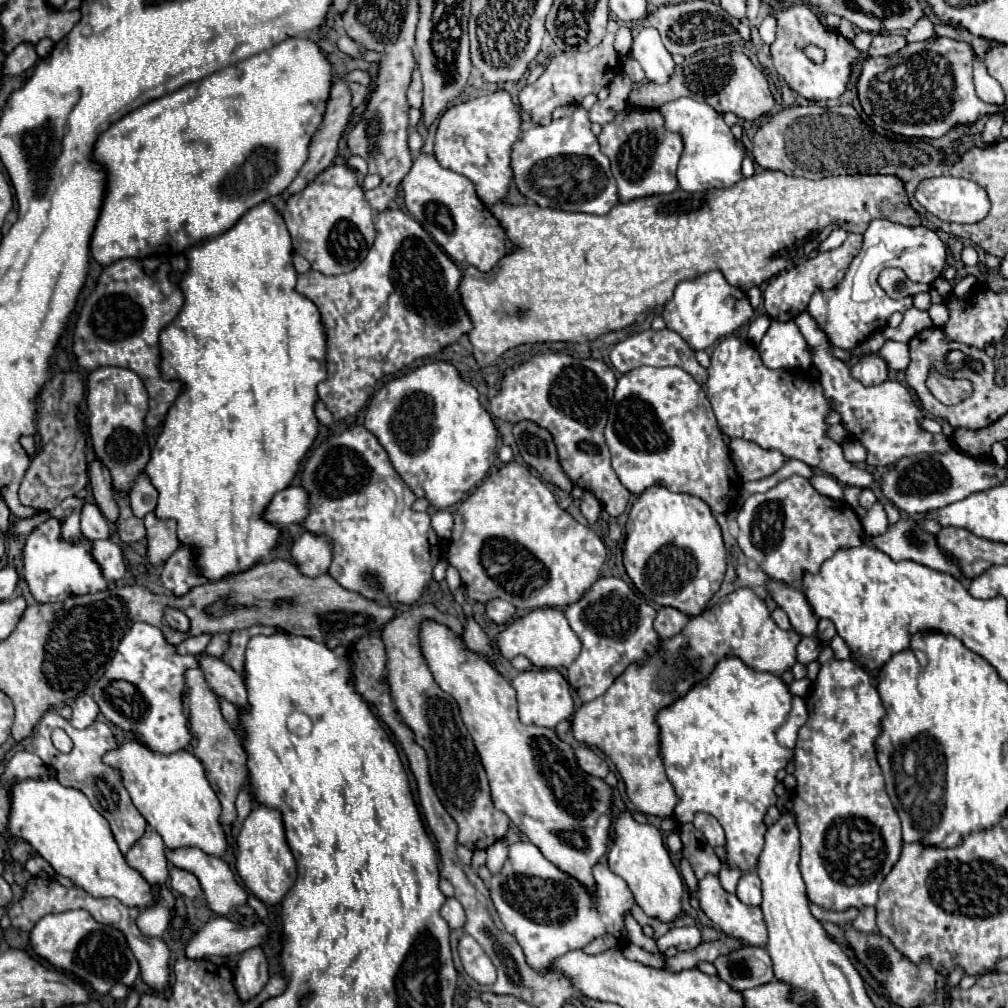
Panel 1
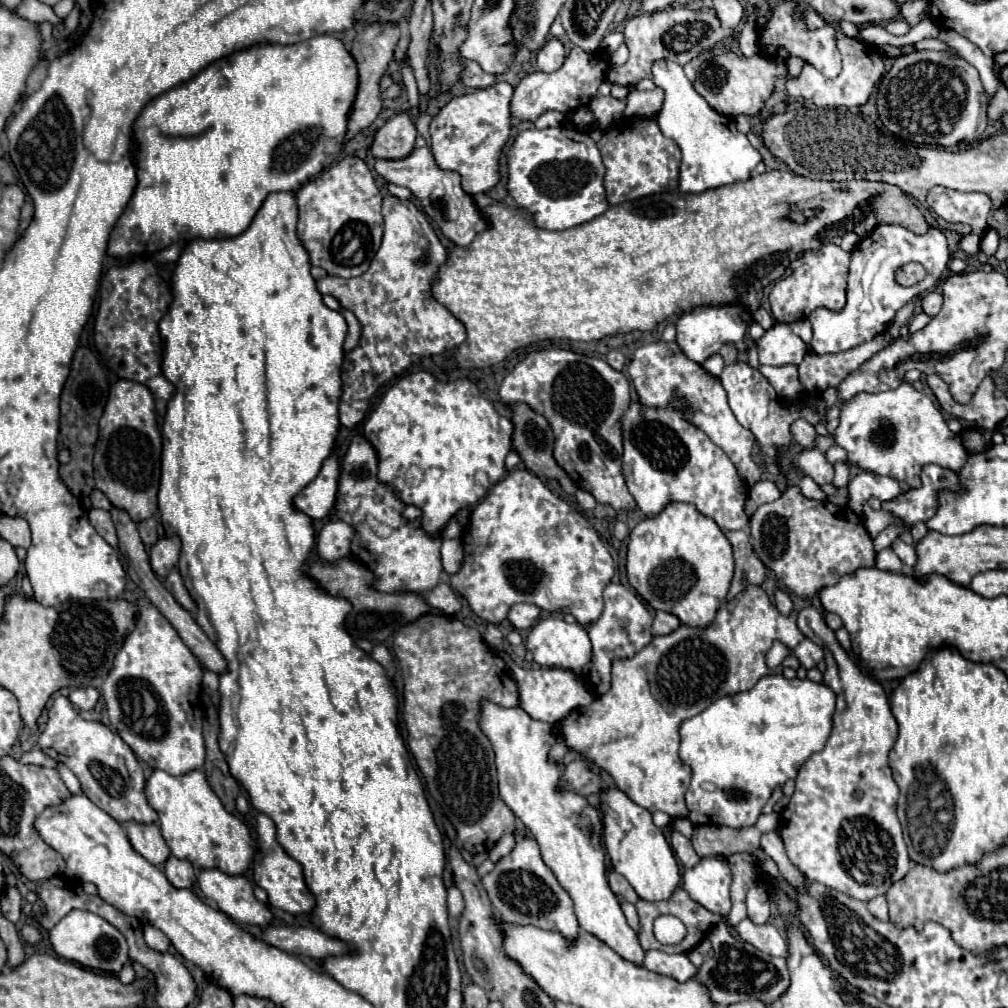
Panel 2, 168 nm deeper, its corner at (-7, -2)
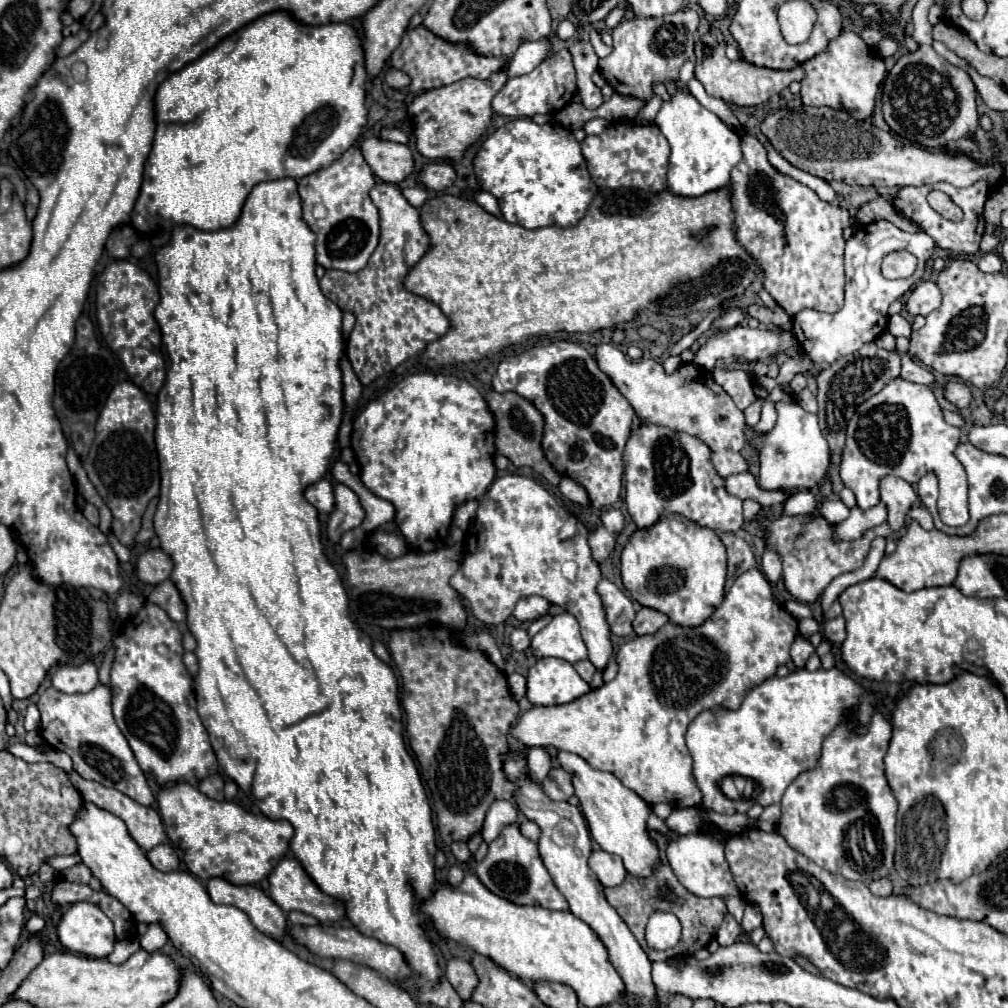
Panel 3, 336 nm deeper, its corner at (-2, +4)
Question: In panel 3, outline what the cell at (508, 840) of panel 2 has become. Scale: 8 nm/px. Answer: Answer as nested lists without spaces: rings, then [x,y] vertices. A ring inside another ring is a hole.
[[[496,801],[492,807],[490,807],[490,813],[486,815],[486,821],[482,825],[482,839],[486,843],[492,843],[494,839],[500,837],[502,829],[506,825],[512,825],[514,821],[518,819],[518,811],[514,807],[514,803],[510,801]]]

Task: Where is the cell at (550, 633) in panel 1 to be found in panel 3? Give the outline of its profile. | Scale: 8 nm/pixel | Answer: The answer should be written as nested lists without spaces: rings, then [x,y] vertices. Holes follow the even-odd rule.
[[[560,613],[542,631],[532,637],[530,651],[534,657],[556,657],[576,663],[588,657],[586,645],[580,635],[580,625],[574,615]]]

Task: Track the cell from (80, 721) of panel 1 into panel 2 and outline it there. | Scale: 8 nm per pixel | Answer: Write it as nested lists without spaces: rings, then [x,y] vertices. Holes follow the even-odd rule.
[[[85,687],[85,689],[73,689],[69,693],[69,699],[81,709],[81,711],[89,711],[95,707],[97,699],[99,699],[99,691],[95,687]]]

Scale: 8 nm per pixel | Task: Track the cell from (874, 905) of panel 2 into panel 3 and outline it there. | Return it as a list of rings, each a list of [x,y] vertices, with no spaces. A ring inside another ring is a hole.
[[[890,879],[872,881],[868,887],[870,887],[872,895],[876,895],[876,897],[890,897],[890,895],[894,893],[894,891],[892,891],[892,883],[890,883]]]

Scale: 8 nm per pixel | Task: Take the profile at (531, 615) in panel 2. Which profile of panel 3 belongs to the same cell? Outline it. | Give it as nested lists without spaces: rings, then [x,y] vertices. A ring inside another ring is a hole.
[[[532,595],[532,597],[524,597],[516,603],[516,609],[514,609],[514,617],[522,623],[532,623],[536,621],[538,617],[546,615],[548,613],[548,607],[550,603],[544,599],[544,597],[538,597],[538,595]]]

